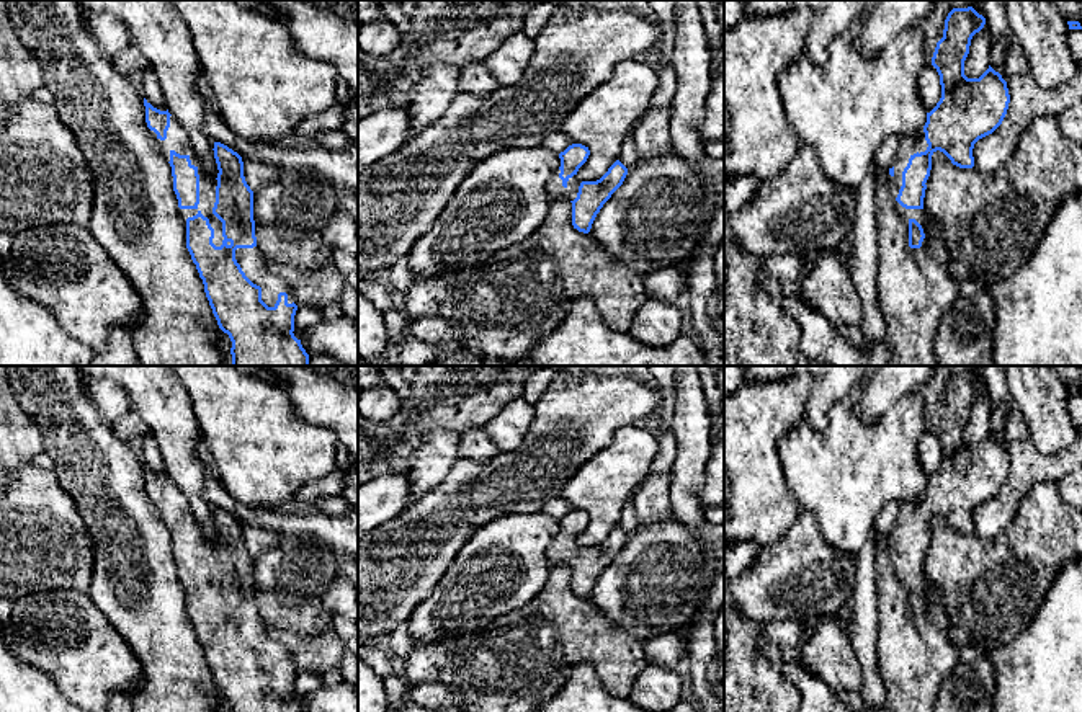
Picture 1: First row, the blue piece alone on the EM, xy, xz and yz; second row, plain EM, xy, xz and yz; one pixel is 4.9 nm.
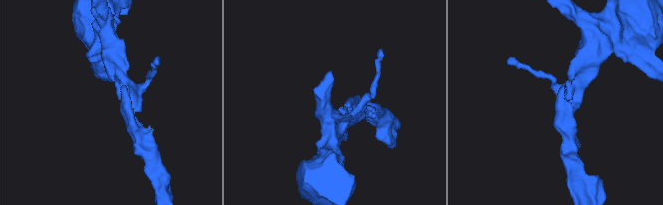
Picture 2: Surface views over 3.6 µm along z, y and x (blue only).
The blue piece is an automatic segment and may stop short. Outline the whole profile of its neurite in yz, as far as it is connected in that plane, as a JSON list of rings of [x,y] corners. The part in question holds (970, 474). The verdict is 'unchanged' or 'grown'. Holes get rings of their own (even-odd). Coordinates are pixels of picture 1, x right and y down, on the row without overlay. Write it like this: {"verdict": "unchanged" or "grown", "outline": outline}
{"verdict": "grown", "outline": [[[972,372],[948,379],[943,403],[932,423],[940,441],[941,464],[927,478],[923,496],[901,505],[894,532],[889,534],[897,578],[909,588],[910,614],[920,614],[925,604],[923,563],[932,521],[940,516],[953,531],[972,534],[974,510],[992,500],[1008,475],[1007,447],[990,431],[979,444],[964,441],[971,405],[984,390],[986,384]]]}

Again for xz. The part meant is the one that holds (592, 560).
{"verdict": "grown", "outline": [[[582,510],[569,511],[559,519],[561,532],[546,549],[551,565],[567,565],[572,568],[572,591],[583,599],[590,598],[597,580],[628,541],[628,534],[616,526],[600,545],[582,547],[577,537],[588,521],[588,513]]]}

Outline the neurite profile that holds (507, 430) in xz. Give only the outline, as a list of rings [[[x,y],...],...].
[[[521,397],[507,403],[482,428],[500,452],[515,451],[521,446],[534,418],[534,405]]]

